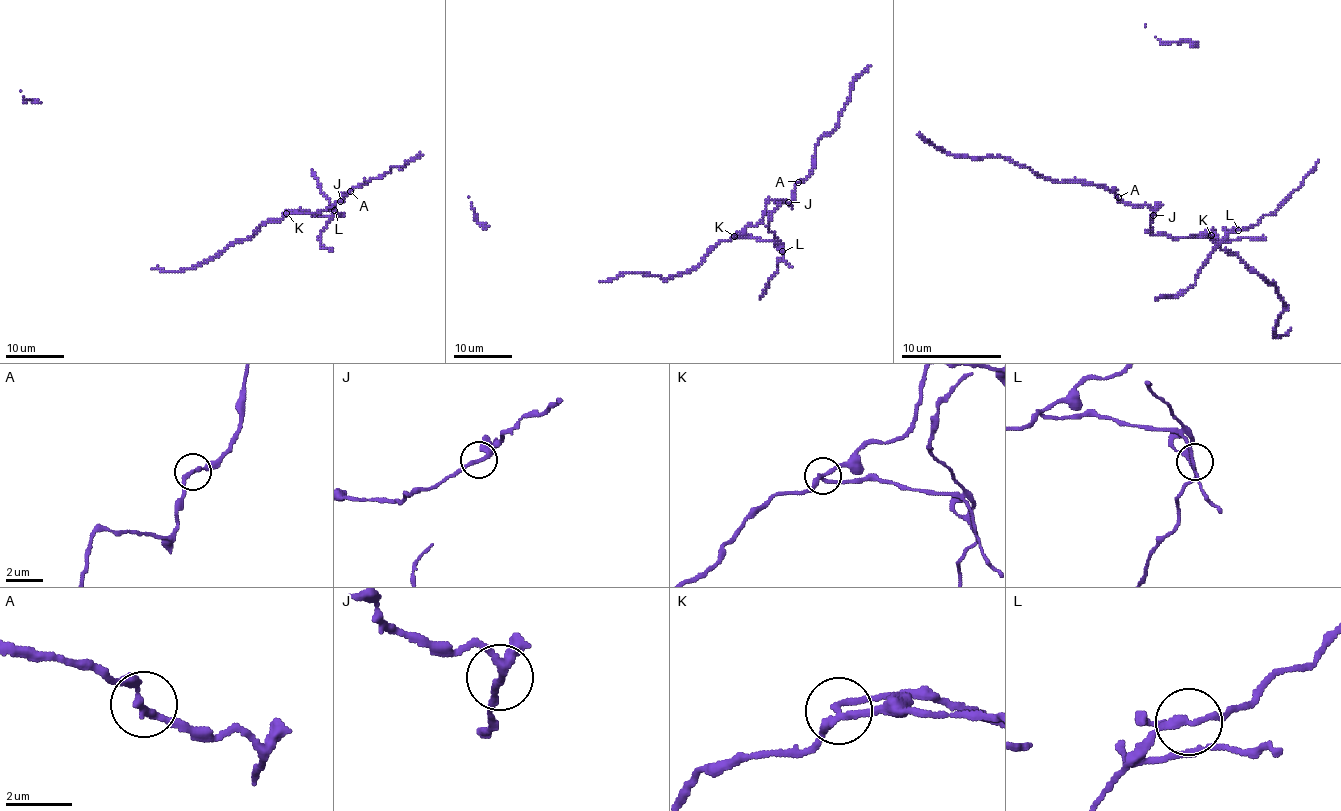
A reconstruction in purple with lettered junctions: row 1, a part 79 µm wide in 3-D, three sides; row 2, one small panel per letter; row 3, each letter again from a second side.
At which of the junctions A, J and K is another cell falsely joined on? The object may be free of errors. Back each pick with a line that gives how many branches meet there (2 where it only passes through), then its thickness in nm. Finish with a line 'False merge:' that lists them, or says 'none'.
K: Branches: 3. Thickness 220 nm
False merge: K

